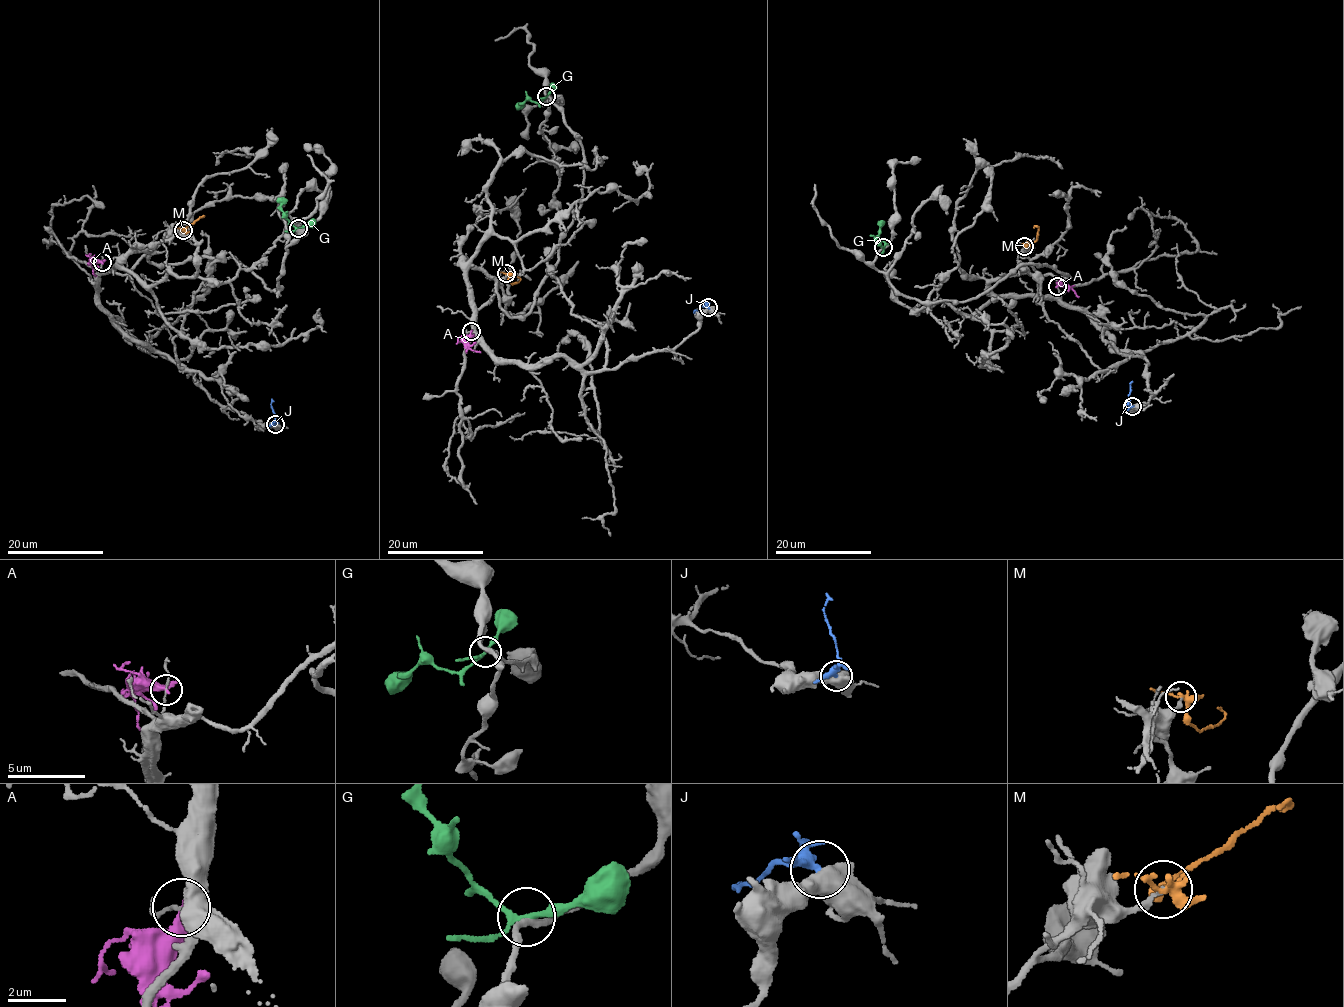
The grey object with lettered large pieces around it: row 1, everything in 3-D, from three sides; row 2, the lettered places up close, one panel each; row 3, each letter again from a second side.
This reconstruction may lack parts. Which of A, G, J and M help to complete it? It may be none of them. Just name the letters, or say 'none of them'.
G

